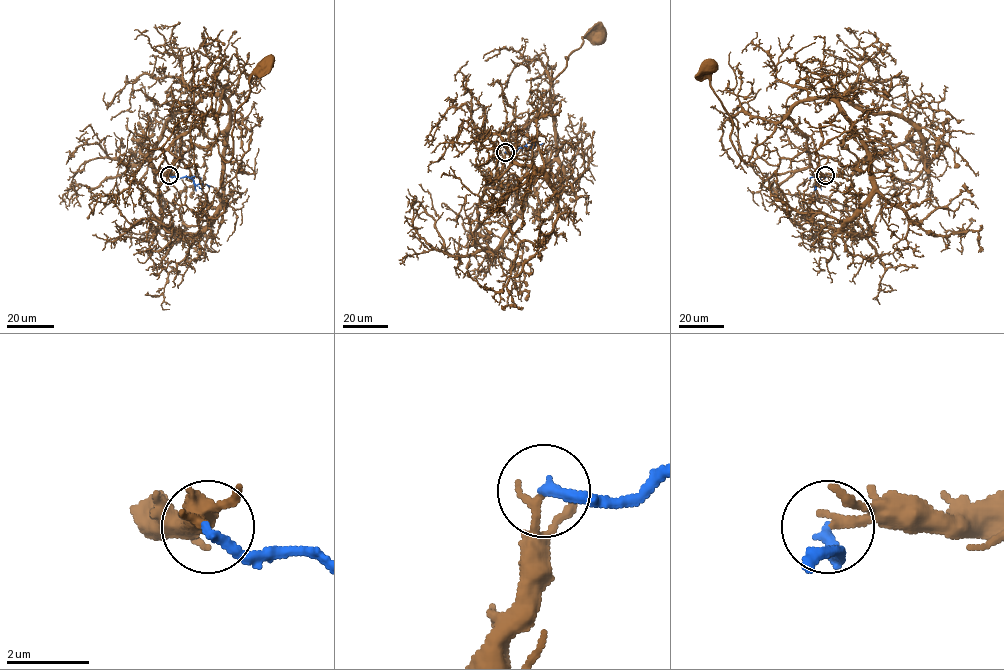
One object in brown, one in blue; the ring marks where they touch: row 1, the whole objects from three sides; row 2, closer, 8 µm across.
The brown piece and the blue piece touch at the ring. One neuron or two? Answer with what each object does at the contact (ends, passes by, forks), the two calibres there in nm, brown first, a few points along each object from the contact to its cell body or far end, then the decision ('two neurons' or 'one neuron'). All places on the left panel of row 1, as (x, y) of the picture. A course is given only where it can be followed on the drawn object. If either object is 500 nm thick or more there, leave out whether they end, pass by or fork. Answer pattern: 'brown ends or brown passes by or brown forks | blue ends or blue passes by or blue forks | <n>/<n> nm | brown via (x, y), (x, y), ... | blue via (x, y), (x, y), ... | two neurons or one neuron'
brown ends | blue ends | 220/280 nm | brown via (169, 175), (148, 161), (171, 174), (213, 142), (222, 96), (227, 162), (267, 62) | blue via (169, 175), (189, 177), (196, 185), (209, 186) | two neurons

